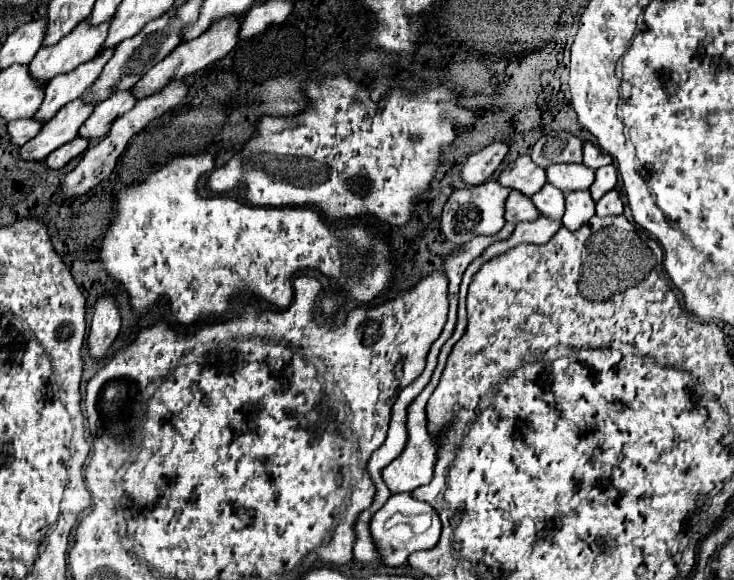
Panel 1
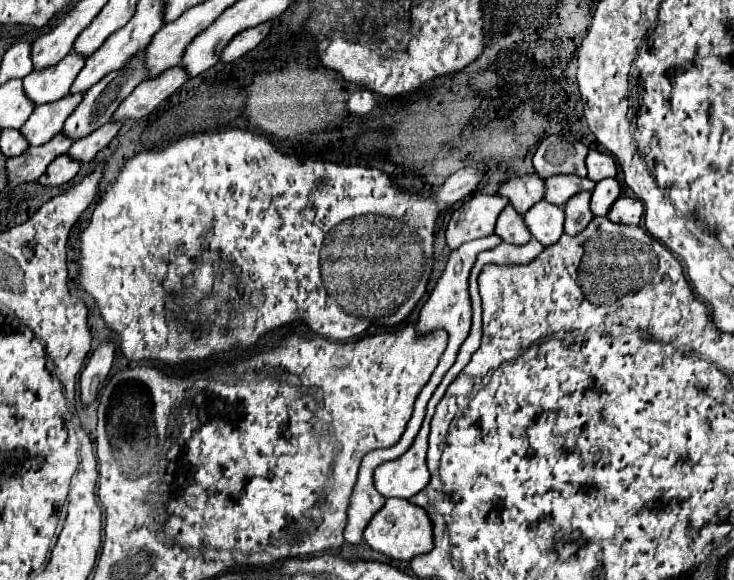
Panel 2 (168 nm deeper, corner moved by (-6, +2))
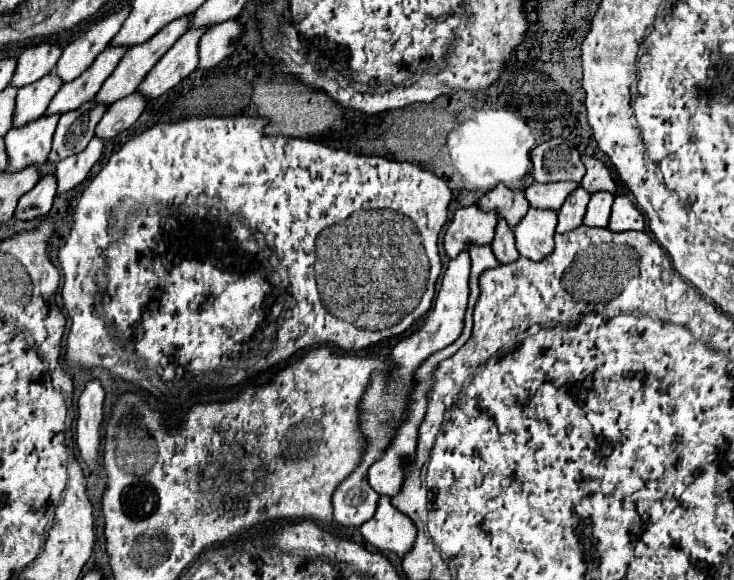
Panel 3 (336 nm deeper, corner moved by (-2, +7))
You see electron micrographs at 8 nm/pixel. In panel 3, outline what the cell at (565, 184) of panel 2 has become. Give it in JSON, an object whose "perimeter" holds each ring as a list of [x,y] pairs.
{"perimeter":[[[557,181],[557,183],[531,183],[525,189],[525,197],[529,205],[539,209],[553,209],[559,211],[565,197],[575,191],[579,183],[575,181]]]}

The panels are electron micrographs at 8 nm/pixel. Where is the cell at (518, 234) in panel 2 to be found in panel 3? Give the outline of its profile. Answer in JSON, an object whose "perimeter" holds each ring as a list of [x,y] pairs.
{"perimeter":[[[499,219],[491,247],[493,247],[493,253],[497,253],[497,259],[501,259],[501,263],[511,263],[511,261],[519,259],[513,229],[507,225],[505,219]]]}

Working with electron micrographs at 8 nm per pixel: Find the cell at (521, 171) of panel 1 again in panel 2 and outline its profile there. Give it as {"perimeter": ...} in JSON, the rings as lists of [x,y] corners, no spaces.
{"perimeter":[[[537,174],[531,176],[523,176],[523,178],[511,178],[509,182],[505,182],[497,196],[505,196],[509,198],[511,206],[519,212],[525,214],[531,206],[535,206],[539,200],[543,200],[543,192],[545,192],[545,184]]]}

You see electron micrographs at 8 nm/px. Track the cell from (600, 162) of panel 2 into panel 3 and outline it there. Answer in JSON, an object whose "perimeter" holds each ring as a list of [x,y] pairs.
{"perimeter":[[[583,155],[583,165],[587,167],[587,173],[581,181],[583,189],[587,189],[589,193],[595,193],[595,191],[611,191],[613,193],[615,191],[615,183],[603,161],[599,161],[597,157],[591,157],[591,155]]]}

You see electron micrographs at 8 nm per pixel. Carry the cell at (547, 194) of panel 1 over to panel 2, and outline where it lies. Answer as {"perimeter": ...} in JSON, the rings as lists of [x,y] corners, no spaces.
{"perimeter":[[[541,200],[523,214],[523,220],[531,236],[541,242],[543,248],[547,248],[561,238],[565,212],[561,206],[551,206],[549,202]]]}

